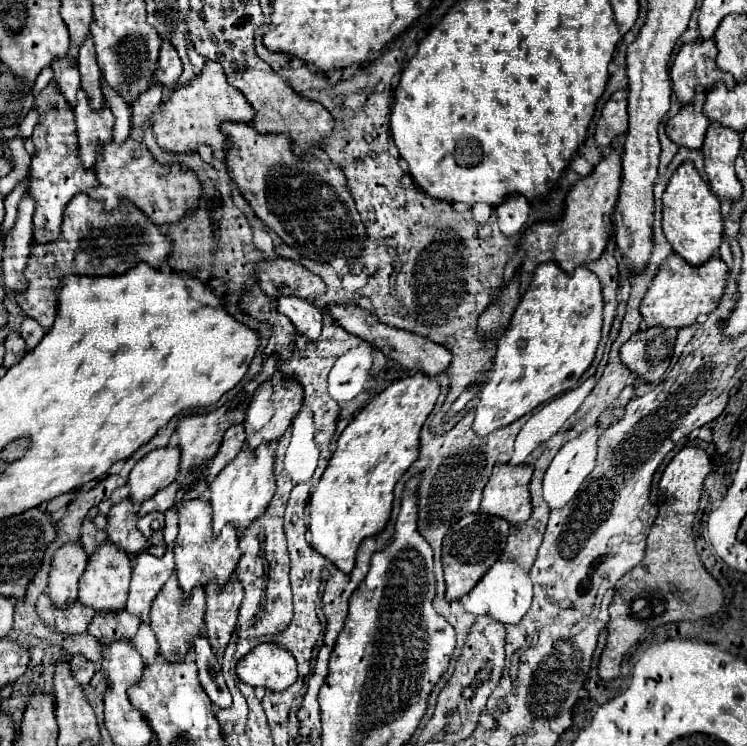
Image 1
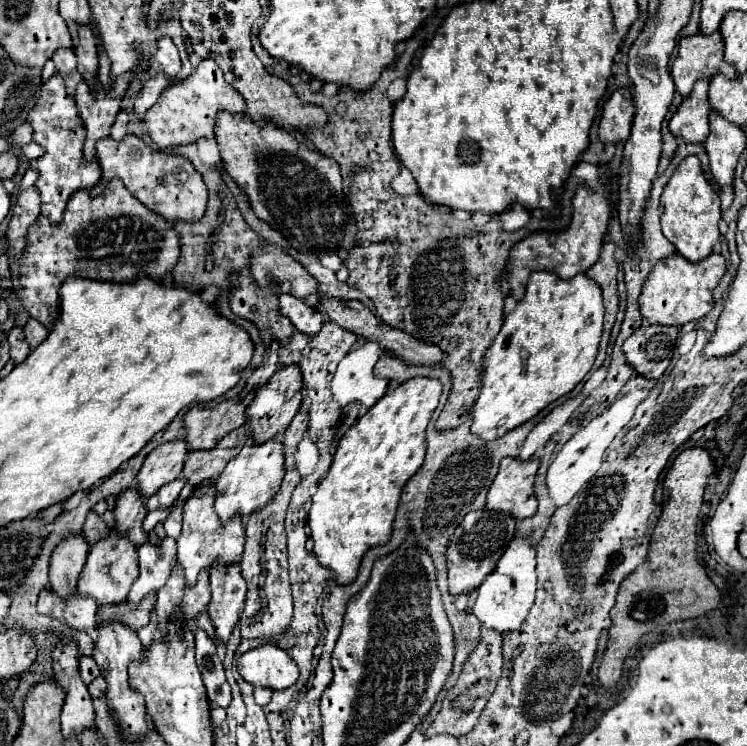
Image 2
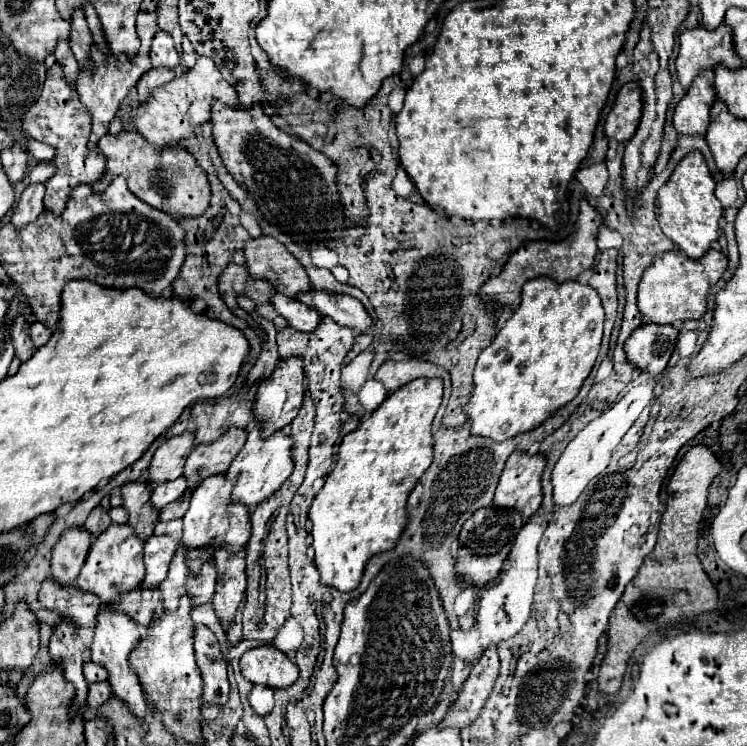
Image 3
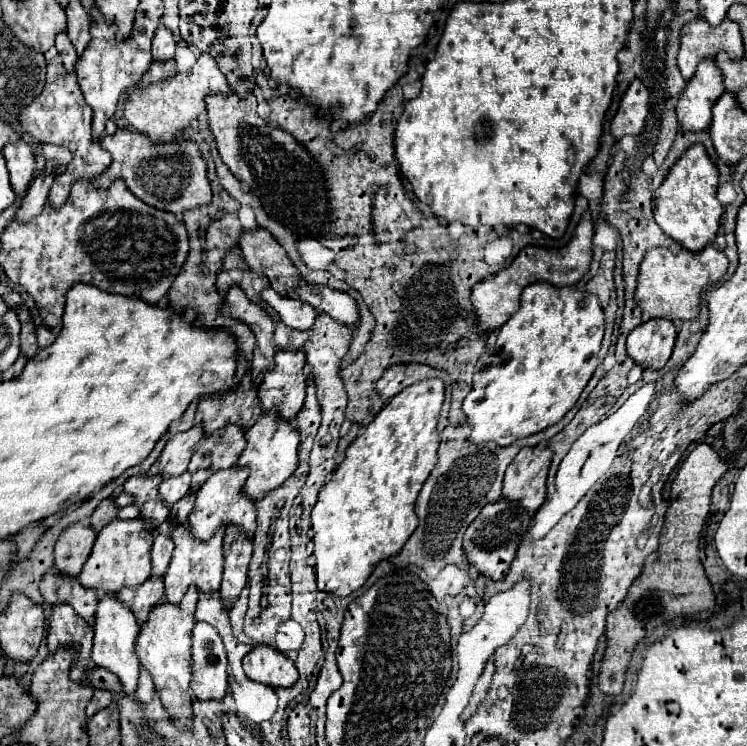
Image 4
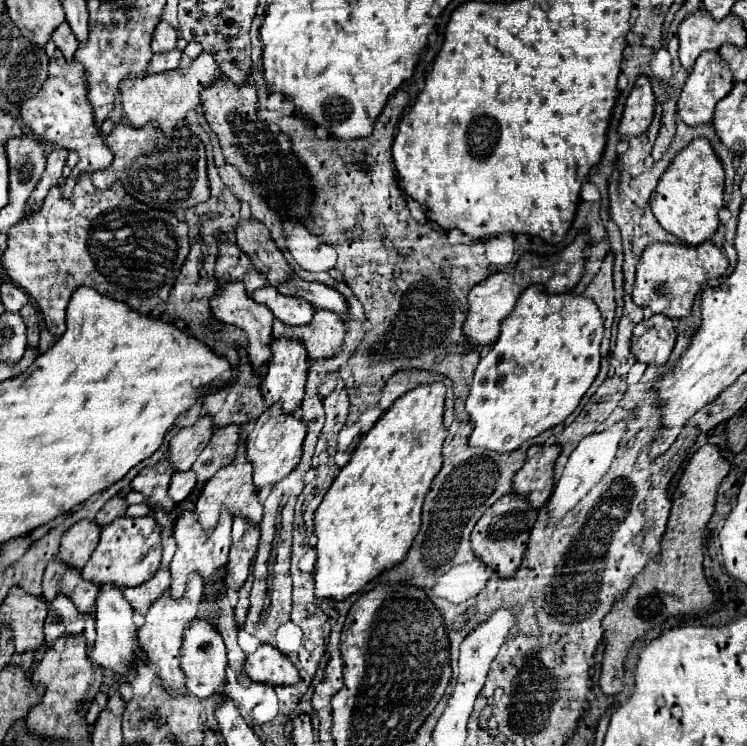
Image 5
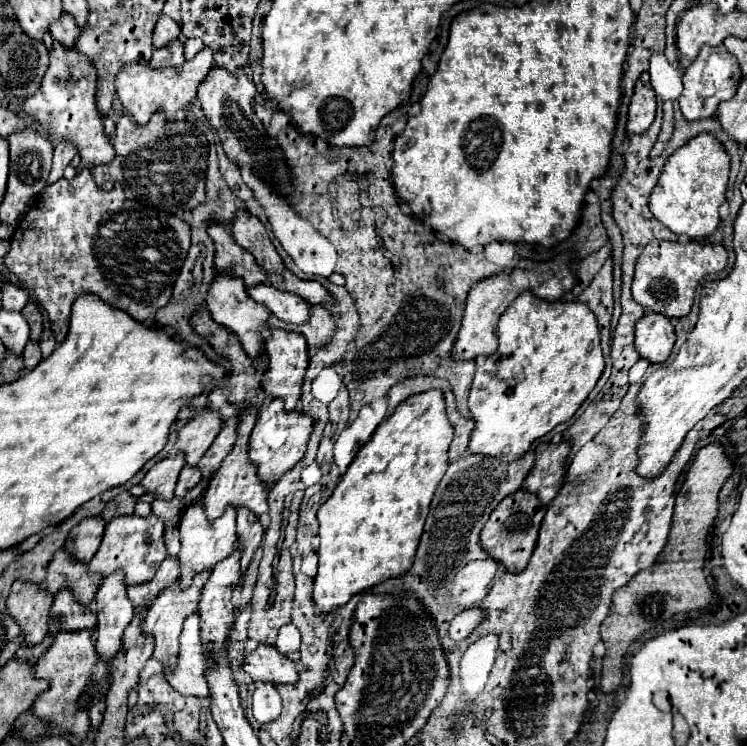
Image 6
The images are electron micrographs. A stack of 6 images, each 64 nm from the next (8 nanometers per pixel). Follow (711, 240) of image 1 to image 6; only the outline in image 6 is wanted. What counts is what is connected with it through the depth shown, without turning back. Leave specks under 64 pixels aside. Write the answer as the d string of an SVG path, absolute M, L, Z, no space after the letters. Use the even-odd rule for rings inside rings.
M702 132L688 144L676 148L666 160L656 188L650 196L652 214L674 234L686 234L690 238L710 236L720 222L718 208L726 200L726 186L730 174L730 156L714 134Z

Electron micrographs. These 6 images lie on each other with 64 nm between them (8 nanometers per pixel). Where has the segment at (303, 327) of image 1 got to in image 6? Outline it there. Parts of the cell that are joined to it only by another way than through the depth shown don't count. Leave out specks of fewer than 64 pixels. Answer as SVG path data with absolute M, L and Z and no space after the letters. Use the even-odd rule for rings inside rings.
M266 282L258 284L258 286L250 286L246 290L254 302L264 304L276 318L280 318L284 322L302 324L310 316L310 304L296 294L278 290Z

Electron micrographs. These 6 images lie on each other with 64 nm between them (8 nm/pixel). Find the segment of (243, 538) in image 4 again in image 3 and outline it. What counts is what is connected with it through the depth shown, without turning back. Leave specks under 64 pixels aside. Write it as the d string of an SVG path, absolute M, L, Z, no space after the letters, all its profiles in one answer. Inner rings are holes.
M224 546L216 550L218 584L214 596L214 610L224 628L236 614L236 608L246 590L246 550L228 552Z

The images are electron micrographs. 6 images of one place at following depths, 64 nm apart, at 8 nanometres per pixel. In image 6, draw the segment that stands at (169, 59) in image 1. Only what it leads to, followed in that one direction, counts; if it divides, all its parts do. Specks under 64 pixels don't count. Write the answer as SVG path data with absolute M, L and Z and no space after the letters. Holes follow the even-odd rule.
M162 14L154 28L154 48L162 48L164 44L178 38L178 34L180 34L180 26L170 16Z

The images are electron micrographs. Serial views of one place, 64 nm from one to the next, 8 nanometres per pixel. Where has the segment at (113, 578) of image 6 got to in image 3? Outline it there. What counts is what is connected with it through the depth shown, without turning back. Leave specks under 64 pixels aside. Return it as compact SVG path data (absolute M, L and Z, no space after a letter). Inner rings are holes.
M104 606L98 612L96 634L94 634L94 640L90 646L91 661L103 666L110 672L110 686L112 686L114 696L120 698L122 702L126 702L126 706L132 710L134 716L144 718L148 704L144 702L144 692L142 692L142 686L138 682L138 676L130 668L130 662L128 662L130 652L134 650L138 640L140 640L140 632L138 632L136 622L132 618L128 618L124 612L120 612L120 610L116 612L116 608L110 608L110 606Z

